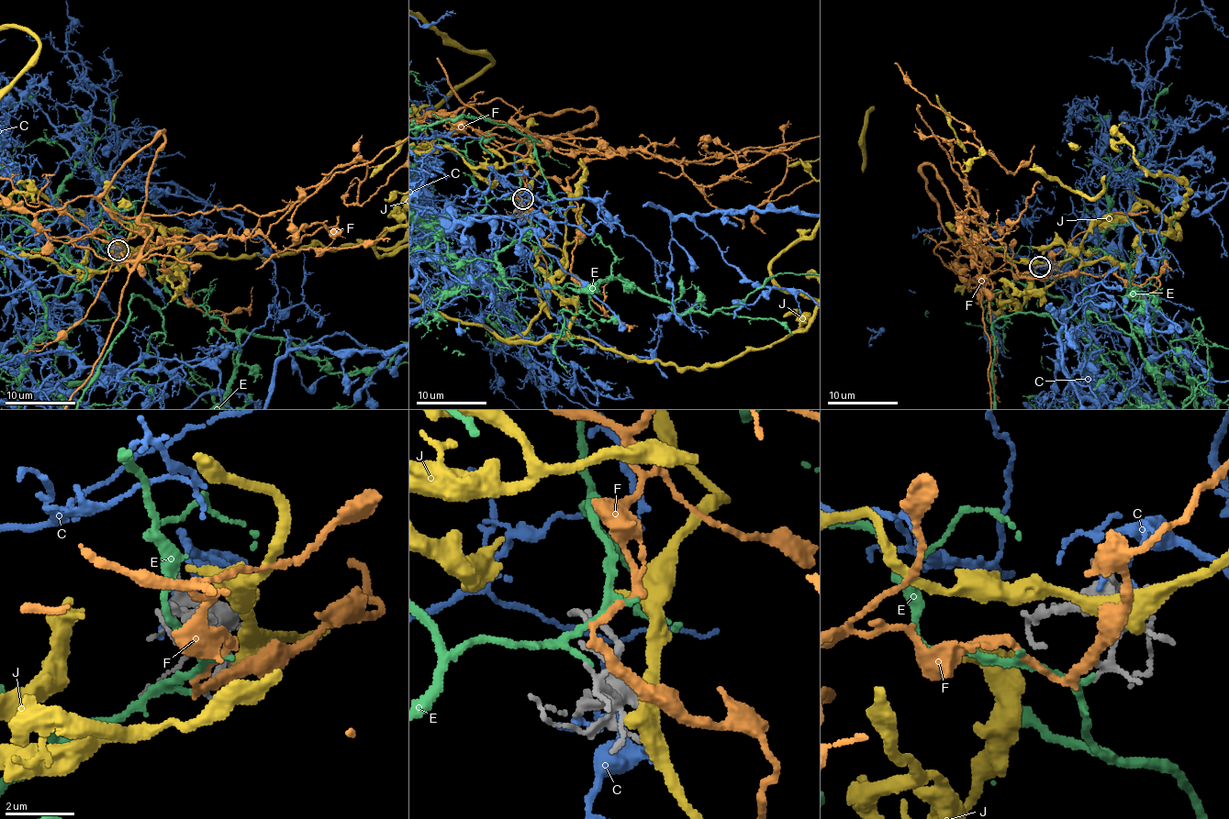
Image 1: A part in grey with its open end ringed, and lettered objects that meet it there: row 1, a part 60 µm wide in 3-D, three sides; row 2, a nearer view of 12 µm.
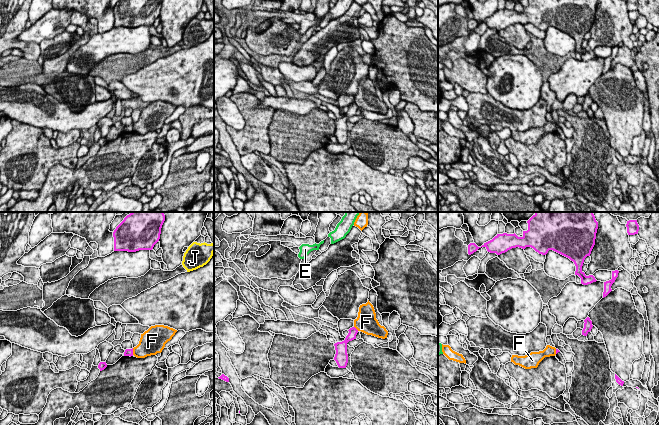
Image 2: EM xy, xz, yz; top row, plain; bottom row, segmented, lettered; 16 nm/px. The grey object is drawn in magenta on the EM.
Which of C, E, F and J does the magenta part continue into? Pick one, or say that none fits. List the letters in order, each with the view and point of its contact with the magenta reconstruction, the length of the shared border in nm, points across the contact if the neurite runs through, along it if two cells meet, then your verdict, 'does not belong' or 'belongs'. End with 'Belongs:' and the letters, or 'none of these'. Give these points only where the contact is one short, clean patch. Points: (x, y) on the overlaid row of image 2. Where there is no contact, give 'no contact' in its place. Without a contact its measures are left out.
C: no contact; does not belong
E: no contact; does not belong
F: contact xy (132, 351); length 110 nm; border xy (132, 348), (133, 354); does not belong
J: no contact; does not belong
Belongs: none of these

